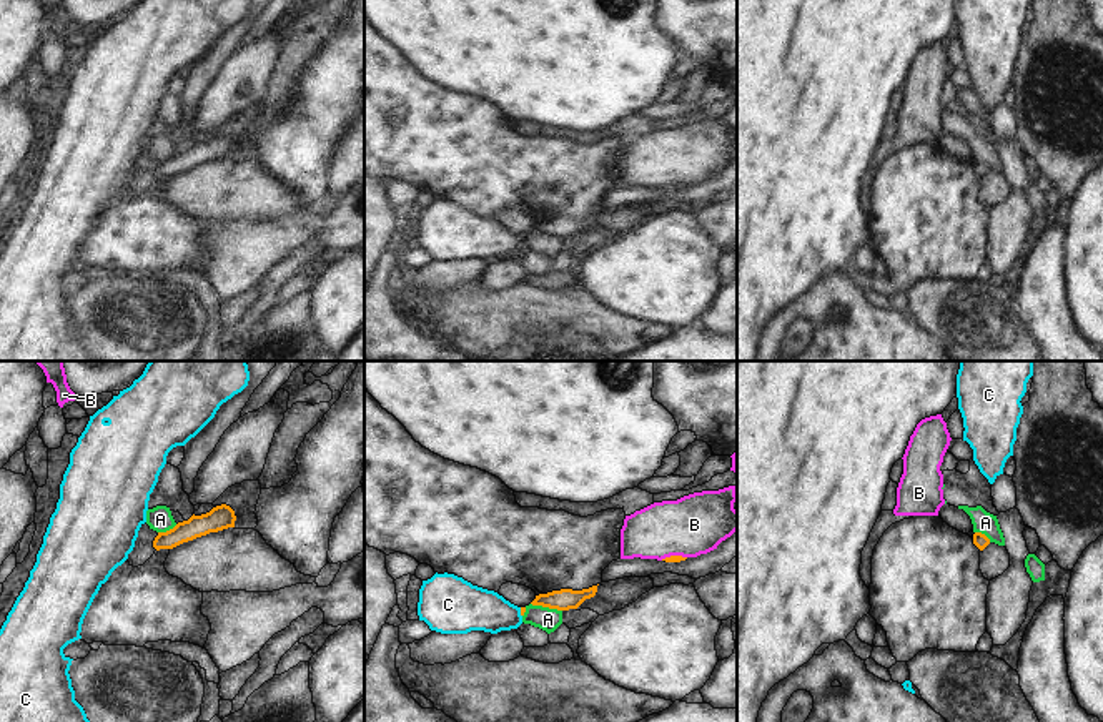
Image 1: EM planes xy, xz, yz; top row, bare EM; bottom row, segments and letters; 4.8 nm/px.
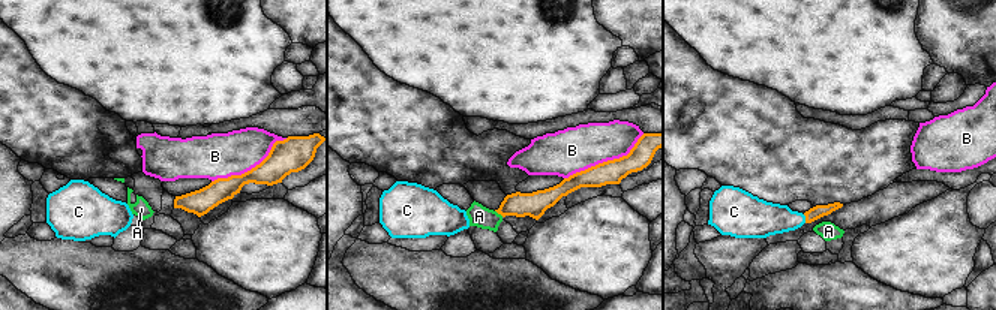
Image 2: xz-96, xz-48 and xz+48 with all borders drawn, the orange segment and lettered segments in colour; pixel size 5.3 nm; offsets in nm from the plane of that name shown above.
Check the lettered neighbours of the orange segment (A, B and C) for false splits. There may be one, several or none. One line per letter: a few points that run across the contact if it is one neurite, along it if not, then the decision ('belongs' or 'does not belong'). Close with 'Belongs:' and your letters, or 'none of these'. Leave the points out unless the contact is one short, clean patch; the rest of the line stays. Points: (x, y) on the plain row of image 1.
A: line xz (531, 230), (561, 238); does not belong
B: does not belong
C: line xz (523, 237), (521, 240), (489, 240), (469, 235); belongs
Belongs: C

